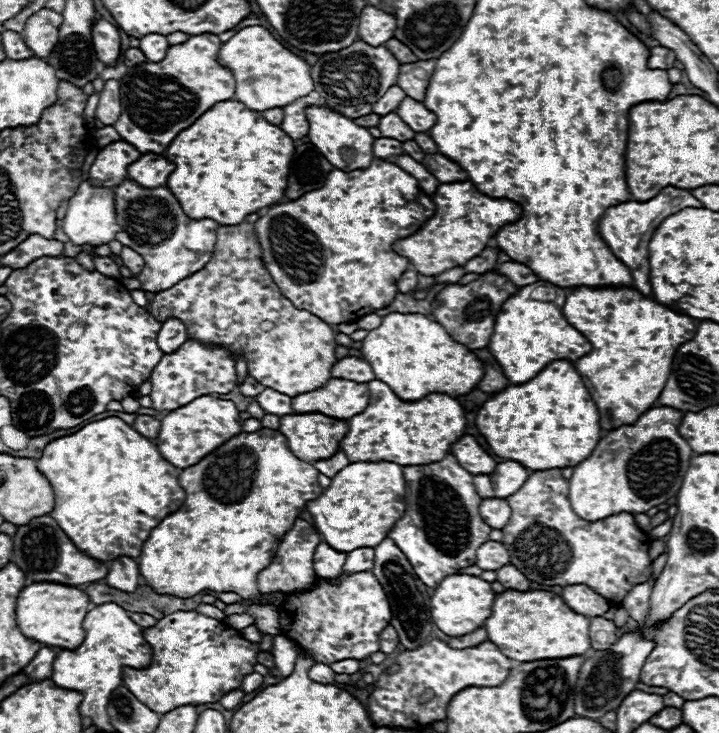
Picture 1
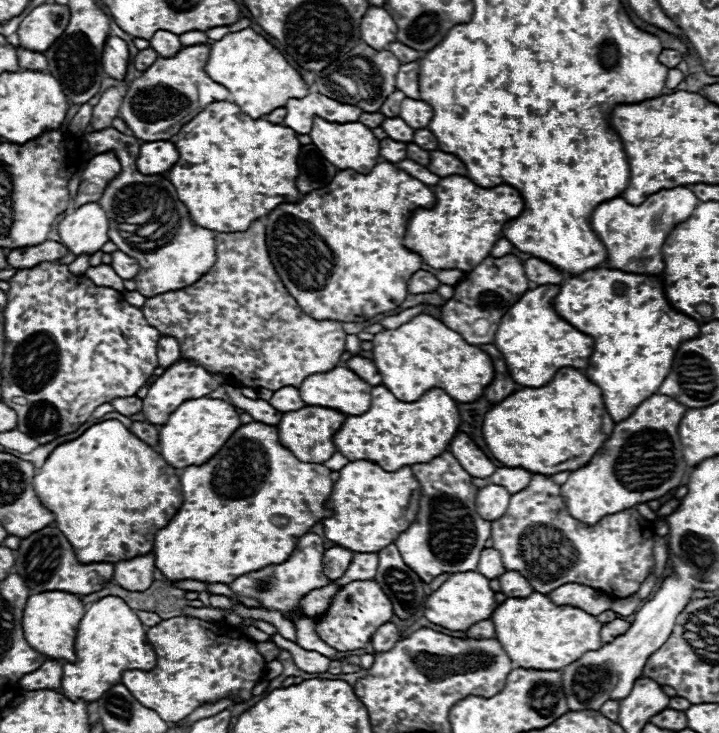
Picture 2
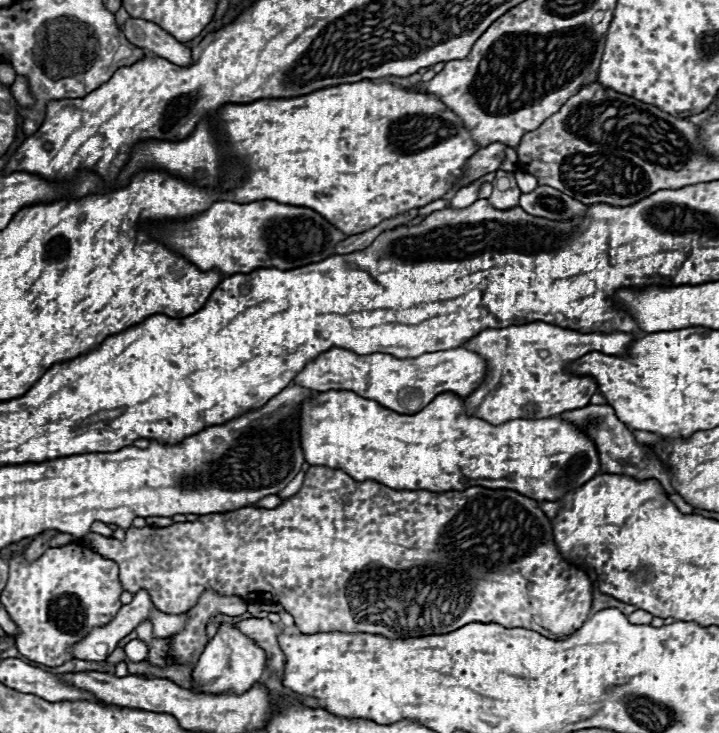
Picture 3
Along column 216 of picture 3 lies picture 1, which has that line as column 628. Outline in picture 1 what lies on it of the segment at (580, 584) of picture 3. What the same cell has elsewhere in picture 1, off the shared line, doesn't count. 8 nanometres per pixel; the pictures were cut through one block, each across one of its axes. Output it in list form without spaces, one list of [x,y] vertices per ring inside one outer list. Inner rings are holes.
[[[560,468],[532,472],[524,482],[520,492],[506,498],[512,508],[510,522],[502,528],[502,544],[510,552],[510,564],[520,568],[520,572],[536,584],[544,586],[568,586],[568,584],[588,584],[594,592],[600,592],[610,602],[618,604],[622,598],[636,586],[650,578],[652,560],[648,556],[650,536],[638,528],[632,514],[622,512],[616,516],[608,516],[598,522],[580,520],[568,500],[568,480],[560,474]]]

